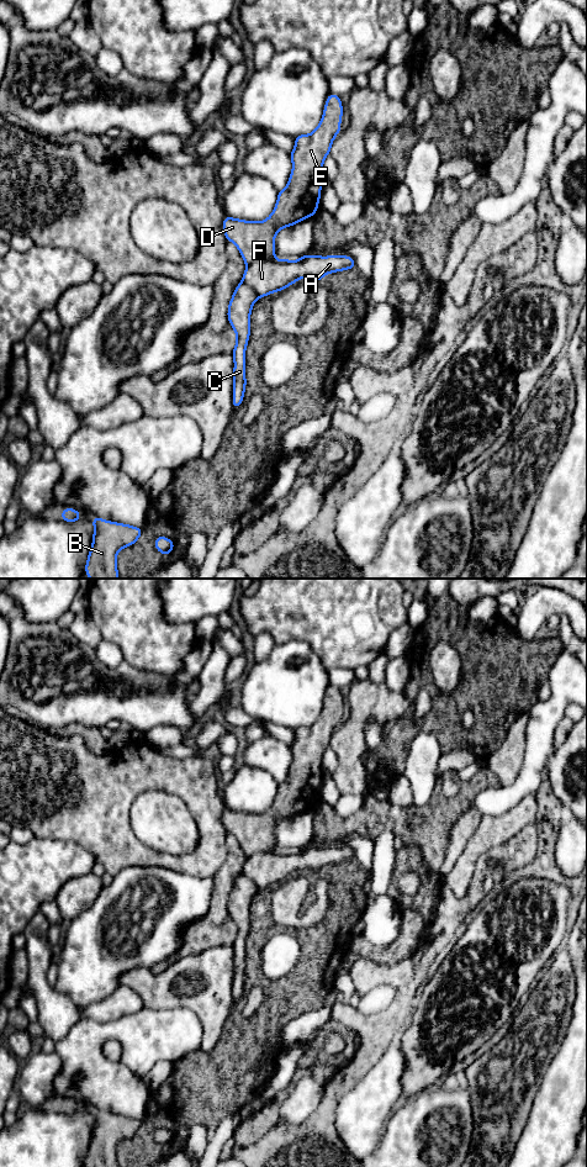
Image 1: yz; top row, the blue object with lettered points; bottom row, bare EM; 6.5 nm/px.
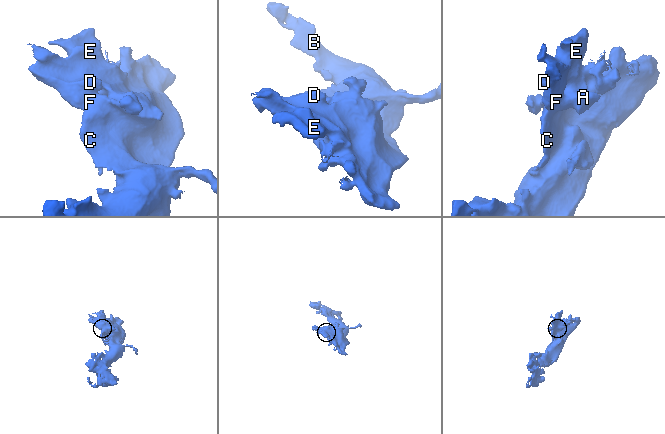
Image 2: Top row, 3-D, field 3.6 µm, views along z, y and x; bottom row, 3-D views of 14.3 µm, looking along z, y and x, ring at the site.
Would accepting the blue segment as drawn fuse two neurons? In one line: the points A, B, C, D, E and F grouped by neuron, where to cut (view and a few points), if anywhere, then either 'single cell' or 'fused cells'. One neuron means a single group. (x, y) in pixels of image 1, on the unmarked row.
A B C D E F; no cut; single cell

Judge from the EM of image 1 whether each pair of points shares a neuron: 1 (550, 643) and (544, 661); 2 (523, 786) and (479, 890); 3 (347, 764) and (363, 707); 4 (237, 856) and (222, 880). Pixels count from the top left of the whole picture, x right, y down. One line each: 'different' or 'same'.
1: same
2: different
3: same
4: same

